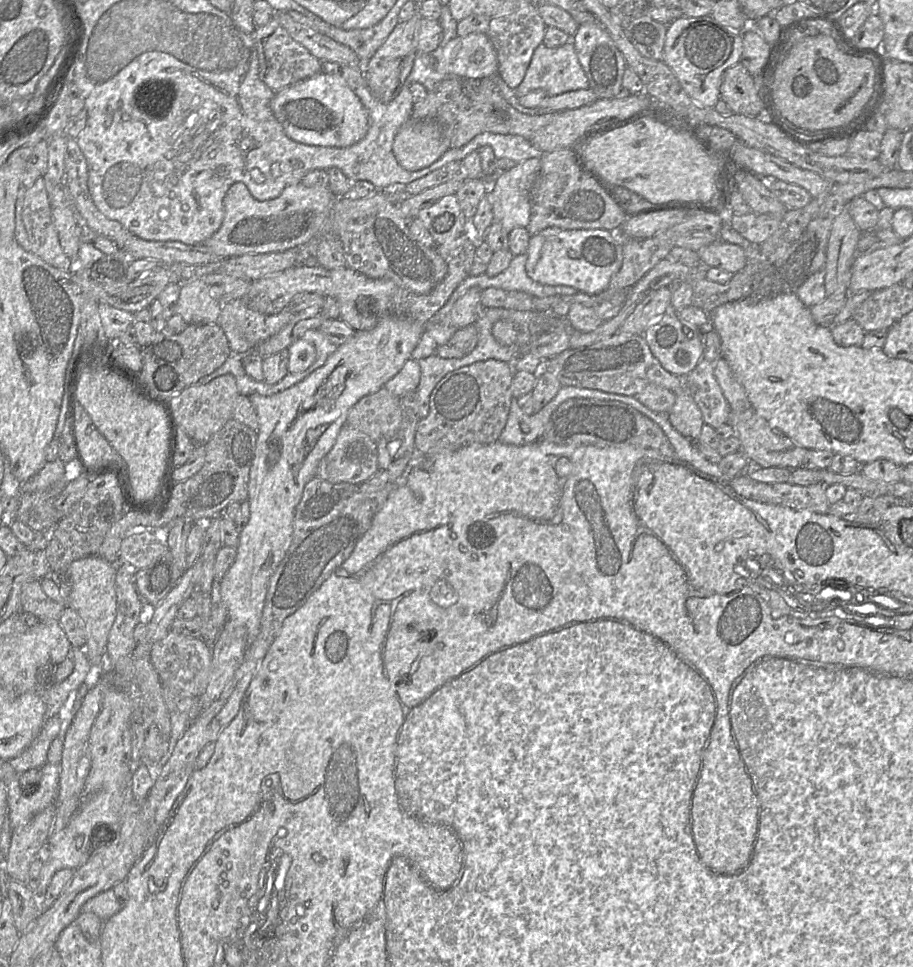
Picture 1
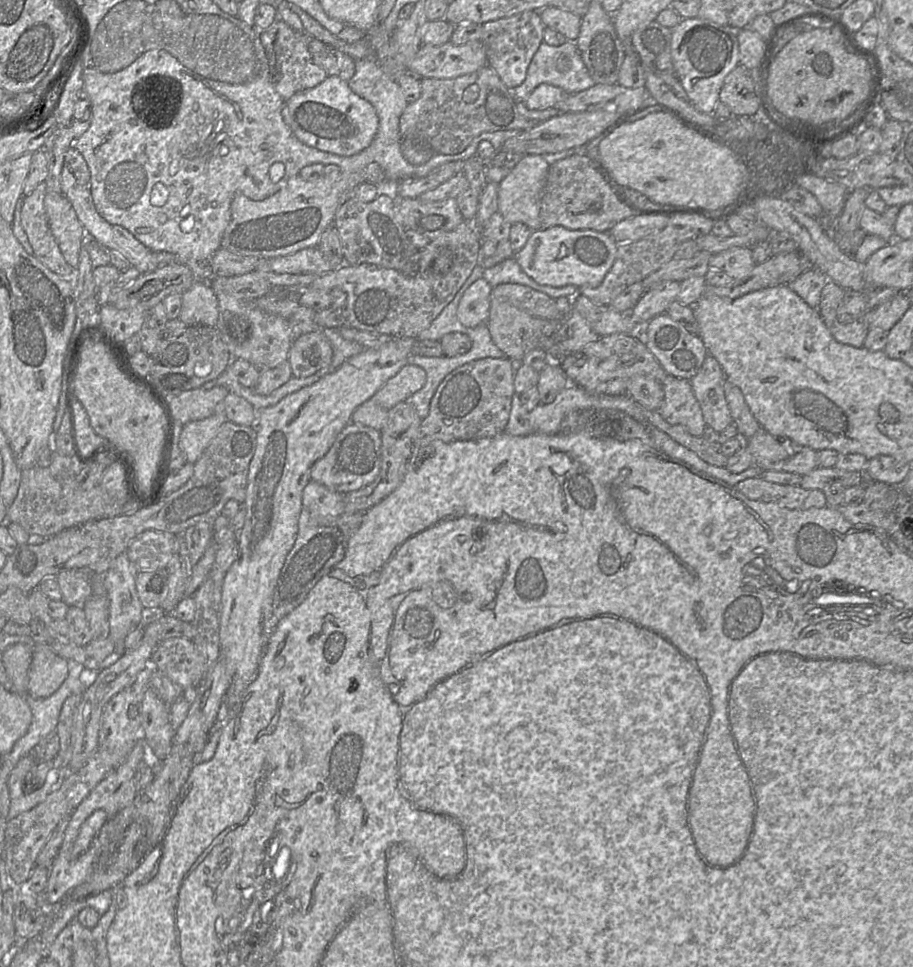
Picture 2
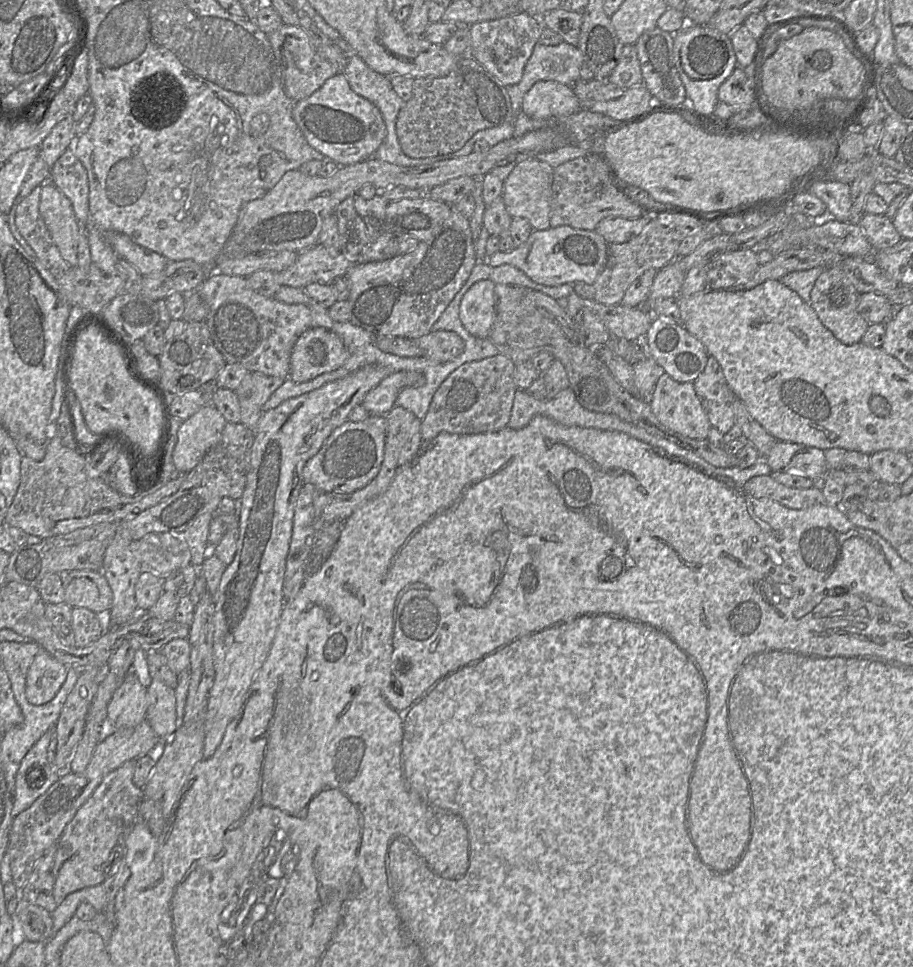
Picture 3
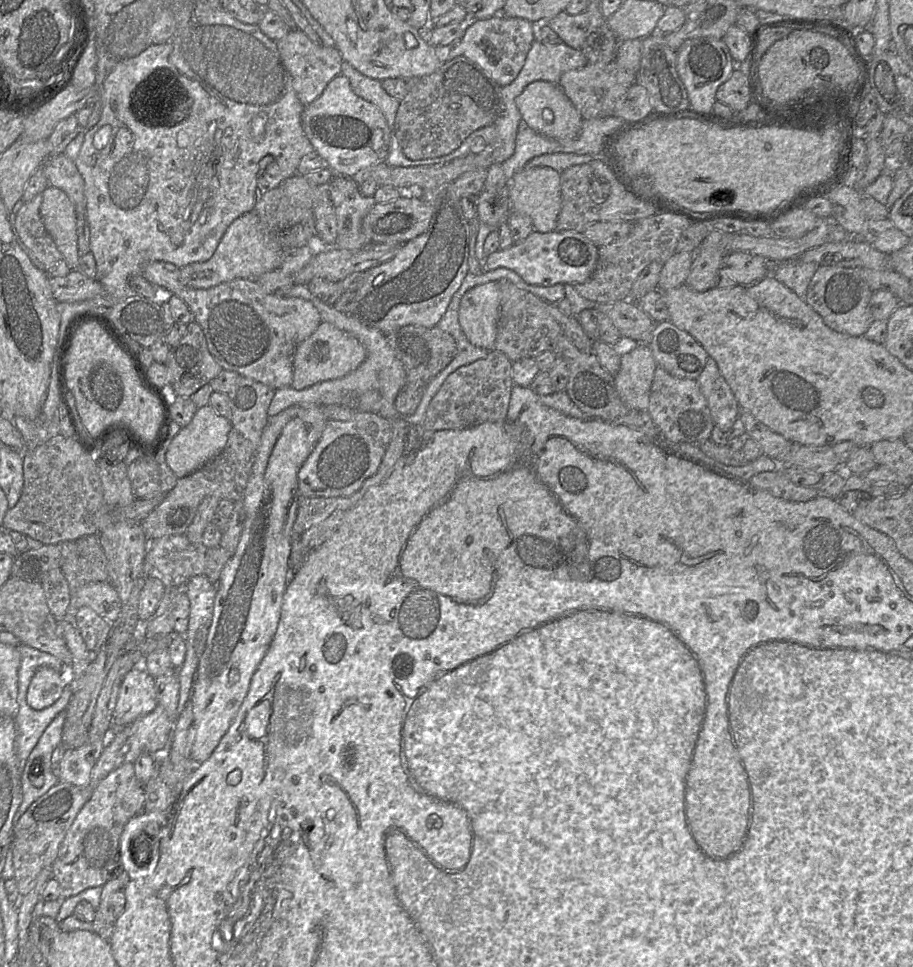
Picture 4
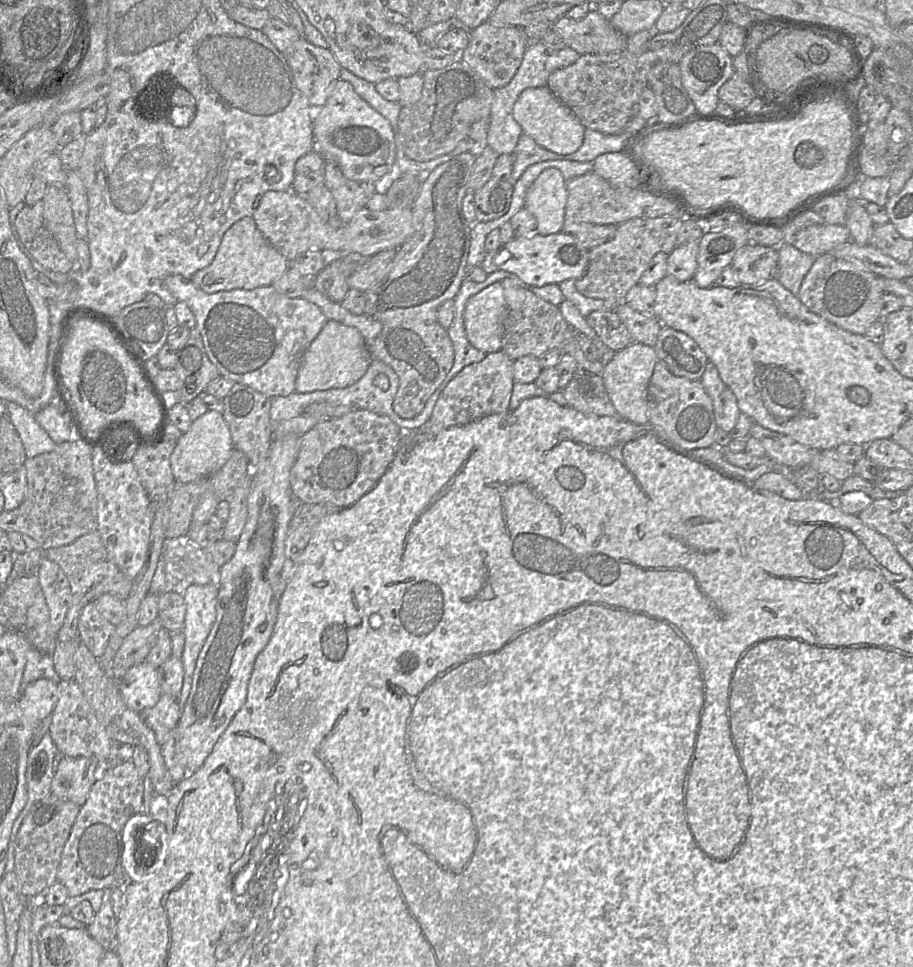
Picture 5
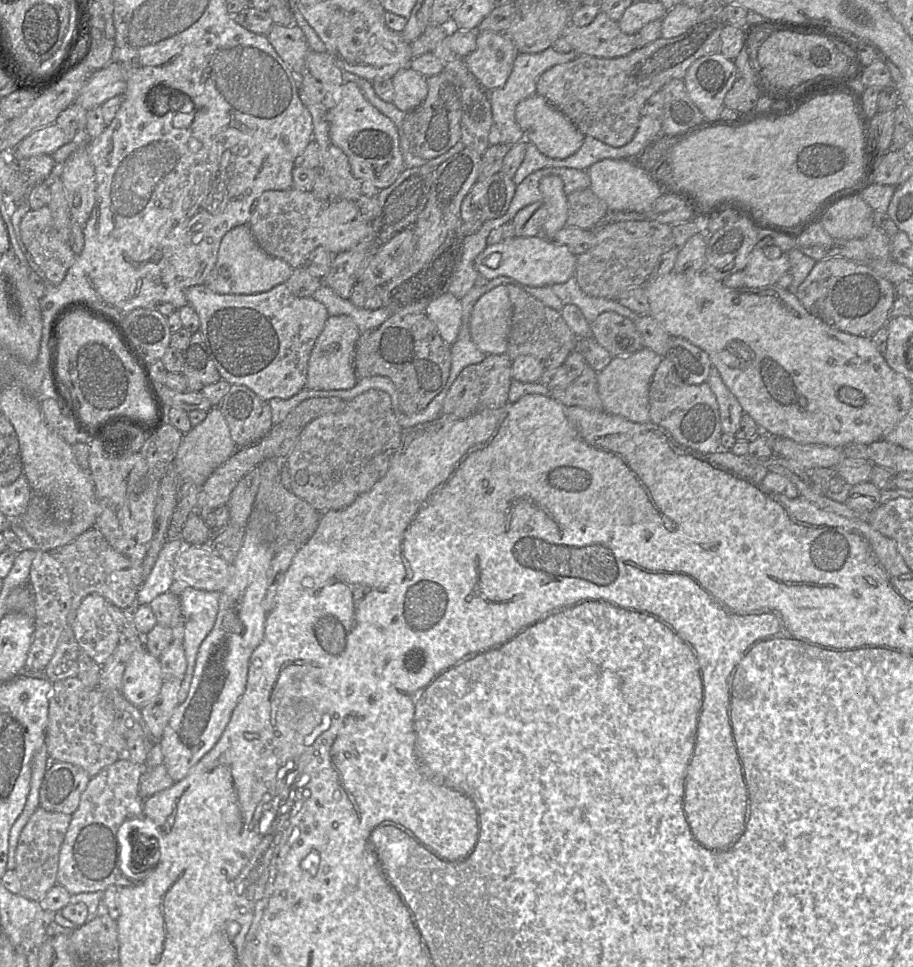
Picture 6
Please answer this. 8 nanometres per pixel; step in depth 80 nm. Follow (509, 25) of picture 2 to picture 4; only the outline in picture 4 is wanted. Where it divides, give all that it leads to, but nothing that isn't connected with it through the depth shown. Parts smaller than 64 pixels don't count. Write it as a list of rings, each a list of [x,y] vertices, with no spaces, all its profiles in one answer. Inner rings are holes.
[[[496,15],[488,19],[469,21],[462,38],[463,56],[478,64],[501,86],[511,84],[520,73],[532,43],[536,39],[538,25],[522,18]]]

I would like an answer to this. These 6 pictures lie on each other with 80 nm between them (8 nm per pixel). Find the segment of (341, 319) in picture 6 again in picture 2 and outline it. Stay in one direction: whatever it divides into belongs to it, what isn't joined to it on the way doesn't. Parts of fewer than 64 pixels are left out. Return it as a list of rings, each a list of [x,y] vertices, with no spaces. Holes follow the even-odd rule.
[[[316,330],[294,339],[287,360],[293,377],[306,378],[330,365],[332,356],[328,338],[322,331]]]

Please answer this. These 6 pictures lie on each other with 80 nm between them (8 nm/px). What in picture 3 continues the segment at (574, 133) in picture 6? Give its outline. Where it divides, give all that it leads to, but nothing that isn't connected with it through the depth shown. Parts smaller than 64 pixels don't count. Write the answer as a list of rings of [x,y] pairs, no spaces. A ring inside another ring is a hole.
[[[555,81],[536,82],[523,98],[522,111],[533,119],[566,117],[580,111],[572,87]]]

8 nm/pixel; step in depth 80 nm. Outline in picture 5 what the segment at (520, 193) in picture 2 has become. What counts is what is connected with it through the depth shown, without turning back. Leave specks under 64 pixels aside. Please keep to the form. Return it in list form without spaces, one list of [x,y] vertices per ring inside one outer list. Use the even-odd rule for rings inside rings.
[[[548,168],[529,187],[524,208],[536,218],[536,232],[547,236],[562,231],[566,203],[566,181],[558,169]]]

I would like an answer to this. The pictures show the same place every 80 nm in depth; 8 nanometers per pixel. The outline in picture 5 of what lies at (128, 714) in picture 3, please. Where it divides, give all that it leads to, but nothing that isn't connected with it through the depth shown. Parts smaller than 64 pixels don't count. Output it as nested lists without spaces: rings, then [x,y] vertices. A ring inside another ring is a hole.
[[[146,661],[132,666],[119,681],[126,706],[138,713],[155,706],[161,696],[158,668]]]

